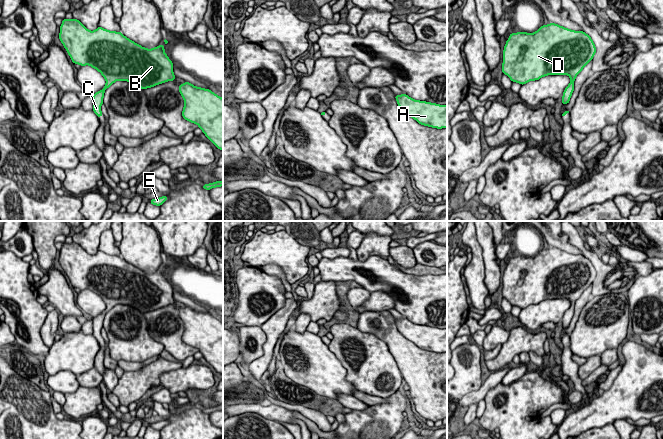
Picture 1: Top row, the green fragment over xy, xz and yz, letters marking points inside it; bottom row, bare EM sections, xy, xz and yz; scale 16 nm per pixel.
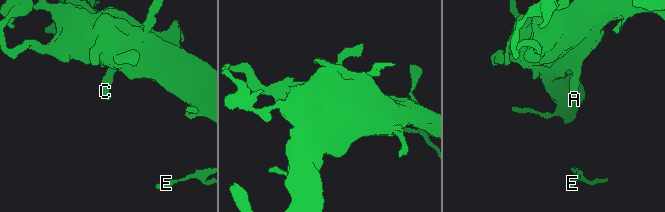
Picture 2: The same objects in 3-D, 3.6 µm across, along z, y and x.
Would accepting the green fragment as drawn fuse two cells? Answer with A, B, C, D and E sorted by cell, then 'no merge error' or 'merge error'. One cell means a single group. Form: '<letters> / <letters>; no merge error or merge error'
A B C D E; no merge error

